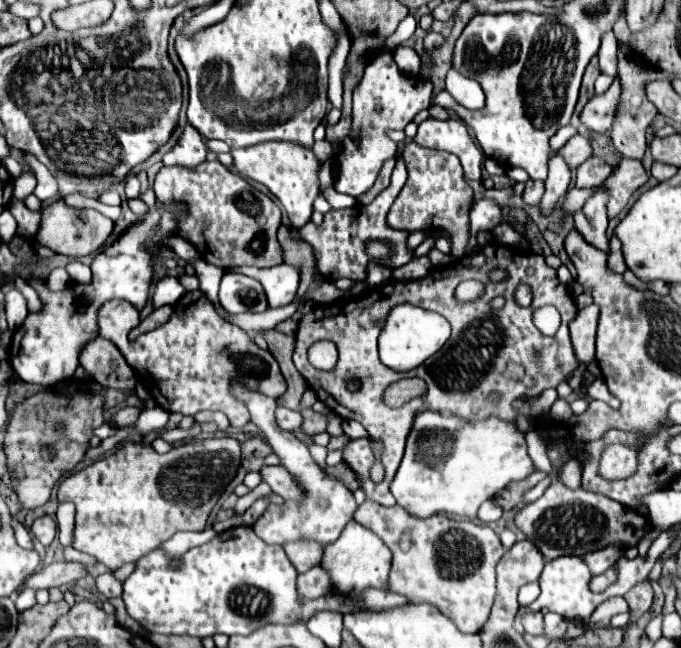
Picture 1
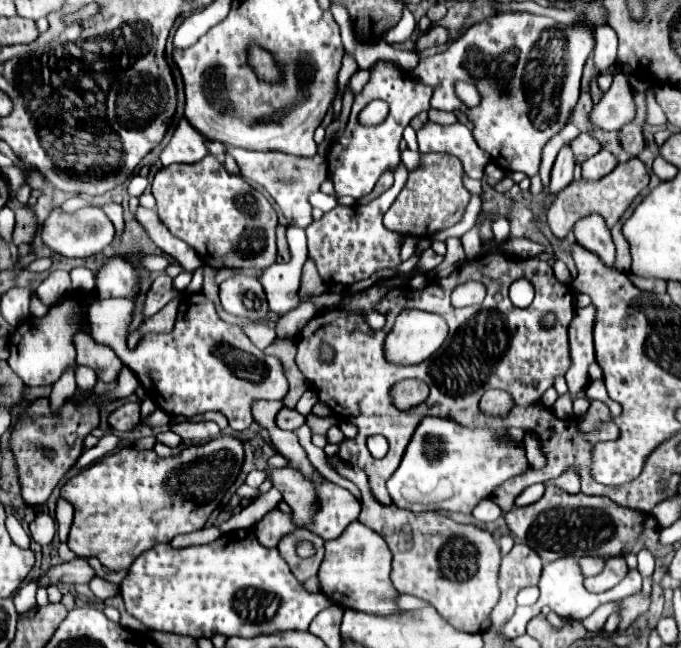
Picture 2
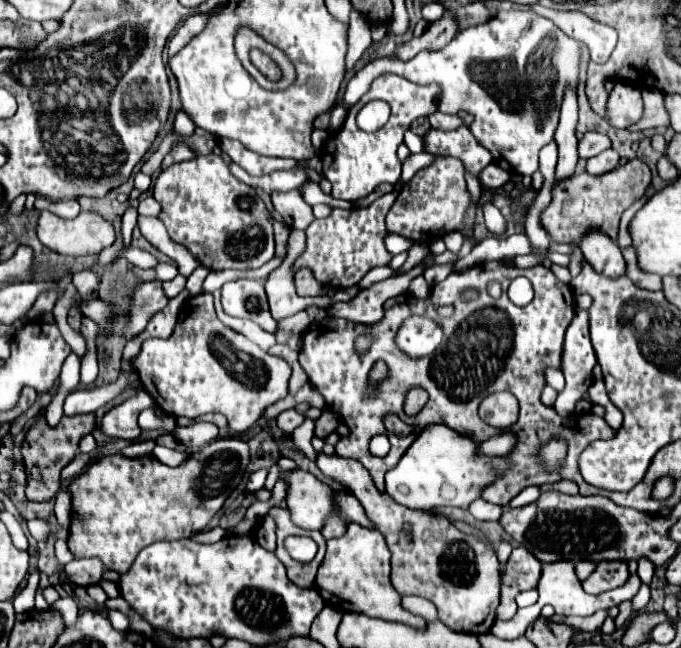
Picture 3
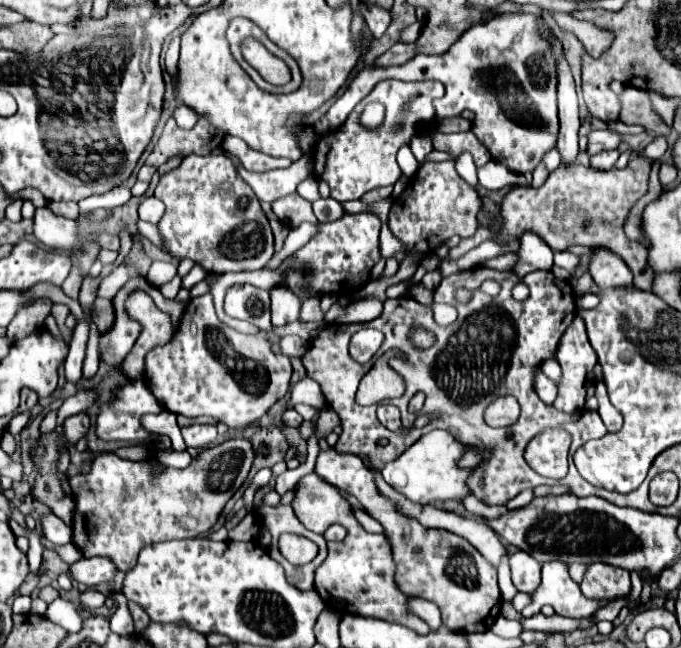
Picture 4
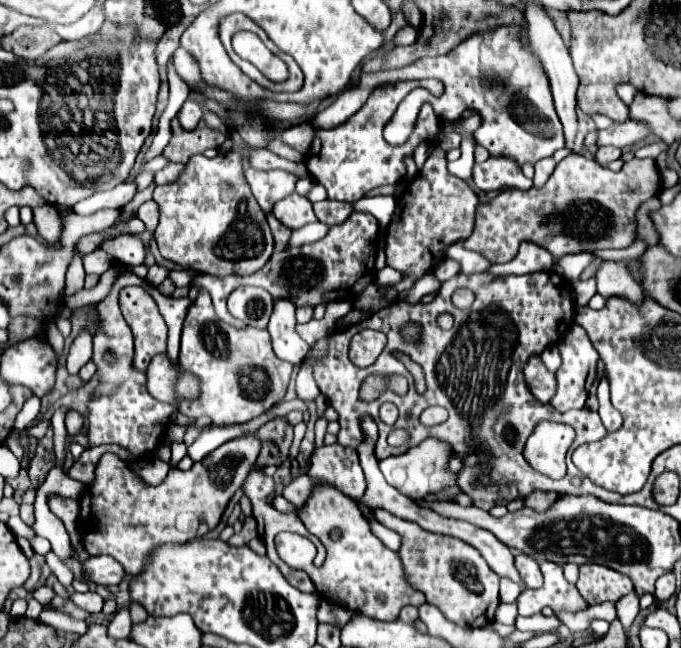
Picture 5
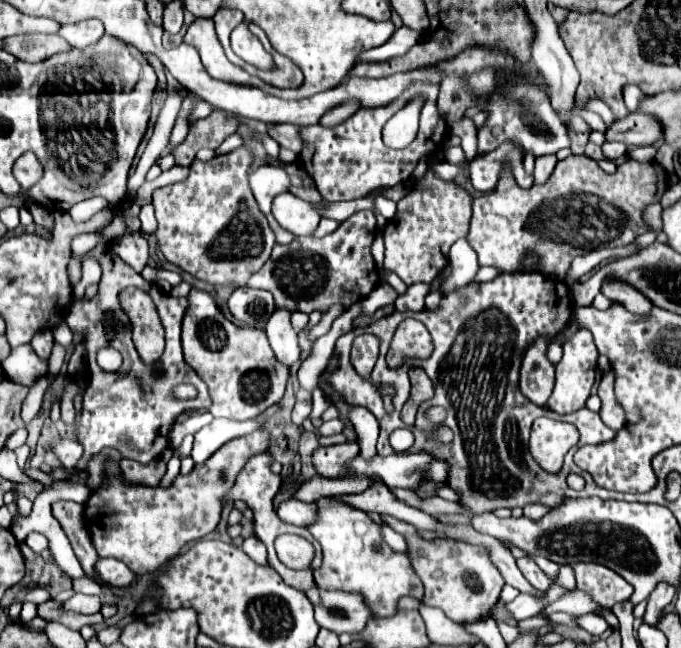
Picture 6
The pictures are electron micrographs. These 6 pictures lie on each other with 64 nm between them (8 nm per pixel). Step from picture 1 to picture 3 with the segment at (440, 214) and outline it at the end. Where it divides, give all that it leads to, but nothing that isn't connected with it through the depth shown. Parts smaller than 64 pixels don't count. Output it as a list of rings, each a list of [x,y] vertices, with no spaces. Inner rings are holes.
[[[436,156],[430,166],[418,170],[414,178],[404,184],[402,192],[398,194],[394,206],[386,216],[386,228],[414,242],[428,242],[450,230],[460,228],[468,204],[470,192],[464,180],[464,164],[450,156]]]

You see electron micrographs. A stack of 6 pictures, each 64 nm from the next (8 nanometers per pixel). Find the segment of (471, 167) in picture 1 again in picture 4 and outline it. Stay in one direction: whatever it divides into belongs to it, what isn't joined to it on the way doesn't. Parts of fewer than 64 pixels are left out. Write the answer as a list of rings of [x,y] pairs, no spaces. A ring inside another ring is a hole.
[[[432,132],[432,144],[434,150],[442,150],[458,158],[462,152],[470,152],[474,158],[476,168],[484,166],[488,160],[492,160],[490,152],[476,140],[476,136],[468,132],[454,132],[454,134],[442,134],[442,132]]]

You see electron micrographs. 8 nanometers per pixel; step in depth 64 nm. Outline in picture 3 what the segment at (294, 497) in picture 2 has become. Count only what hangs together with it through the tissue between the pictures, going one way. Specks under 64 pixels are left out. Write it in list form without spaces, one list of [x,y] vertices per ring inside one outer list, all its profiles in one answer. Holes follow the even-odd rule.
[[[300,468],[288,470],[282,476],[288,482],[286,502],[292,514],[292,522],[300,528],[320,530],[324,518],[334,508],[332,488]]]

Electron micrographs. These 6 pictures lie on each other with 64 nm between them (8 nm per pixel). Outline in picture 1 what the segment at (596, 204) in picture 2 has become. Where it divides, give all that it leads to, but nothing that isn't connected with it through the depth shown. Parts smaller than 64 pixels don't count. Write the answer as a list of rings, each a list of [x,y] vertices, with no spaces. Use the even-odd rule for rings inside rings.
[[[622,160],[616,168],[616,174],[608,176],[608,190],[610,190],[610,202],[608,202],[608,214],[614,218],[630,200],[630,196],[646,184],[648,176],[642,168],[642,162],[638,160]],[[574,188],[572,192],[566,194],[566,200],[564,200],[564,210],[570,210],[570,212],[576,212],[578,208],[582,208],[582,204],[590,198],[590,190],[578,190]]]

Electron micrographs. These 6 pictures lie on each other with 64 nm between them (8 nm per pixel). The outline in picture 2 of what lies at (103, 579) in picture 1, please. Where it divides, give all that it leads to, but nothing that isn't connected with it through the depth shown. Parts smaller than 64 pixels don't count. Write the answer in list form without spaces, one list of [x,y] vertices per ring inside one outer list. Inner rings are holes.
[[[98,576],[90,582],[90,588],[92,588],[92,592],[96,594],[96,598],[100,598],[100,600],[112,598],[112,596],[116,596],[116,594],[120,592],[120,588],[118,588],[116,584],[112,584],[112,582],[108,582],[108,580],[102,580],[102,578],[98,578]]]

